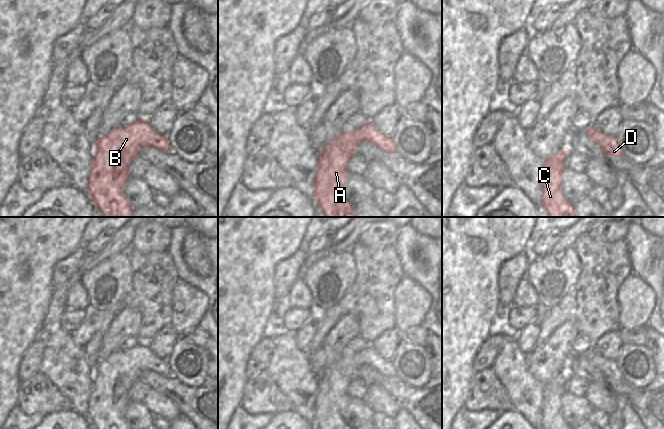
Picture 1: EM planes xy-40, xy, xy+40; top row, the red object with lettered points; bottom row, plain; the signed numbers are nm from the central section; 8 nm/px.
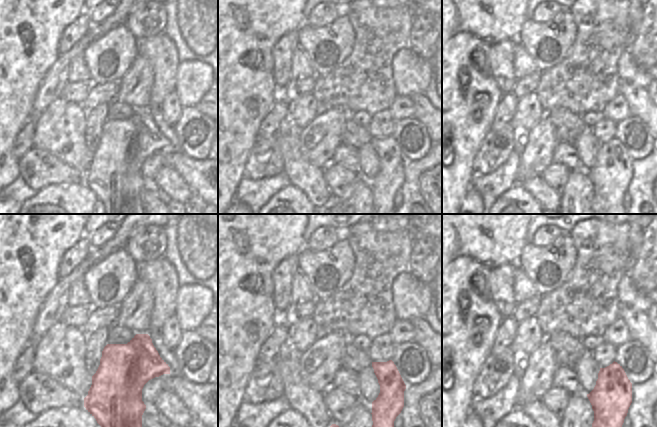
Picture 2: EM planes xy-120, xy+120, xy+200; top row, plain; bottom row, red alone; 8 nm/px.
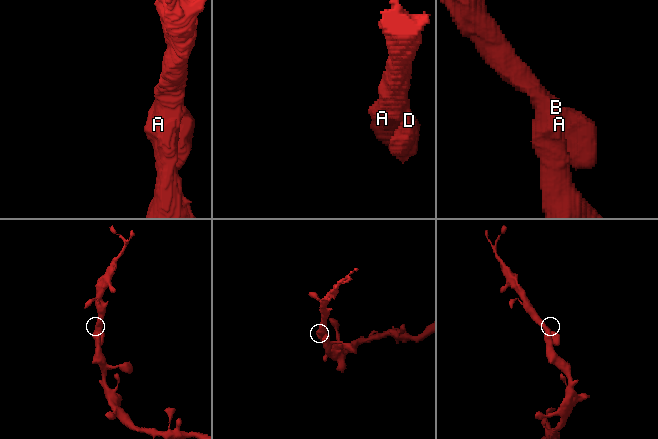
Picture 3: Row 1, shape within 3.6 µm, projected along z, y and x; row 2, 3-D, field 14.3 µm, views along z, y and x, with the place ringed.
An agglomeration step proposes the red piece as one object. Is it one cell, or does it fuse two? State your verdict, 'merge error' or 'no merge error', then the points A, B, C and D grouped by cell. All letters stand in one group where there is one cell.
no merge error; A B C D

